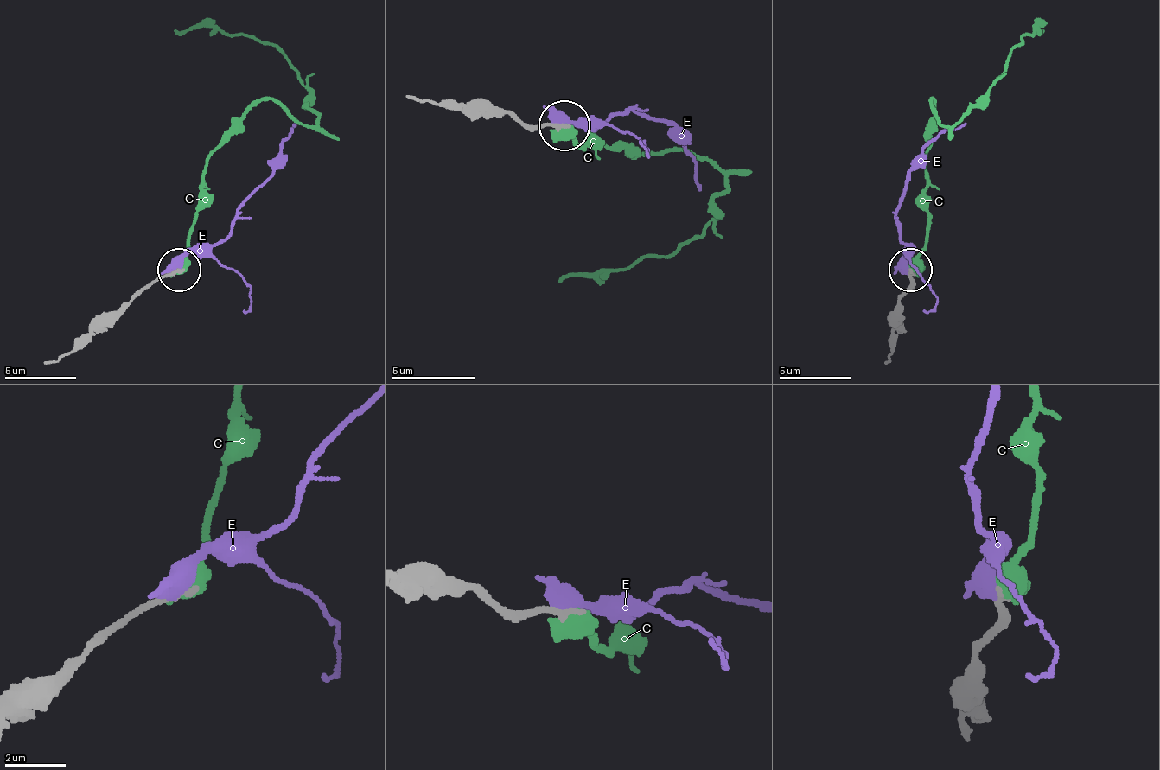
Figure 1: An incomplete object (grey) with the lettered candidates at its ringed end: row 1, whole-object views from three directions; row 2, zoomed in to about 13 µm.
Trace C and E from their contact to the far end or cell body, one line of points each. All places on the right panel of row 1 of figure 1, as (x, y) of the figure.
C: (911, 270), (929, 224), (926, 155), (933, 101), (943, 127), (972, 105), (1037, 26), (1044, 33)
E: (908, 270), (908, 252), (900, 238), (896, 209), (904, 181), (933, 141), (965, 123)

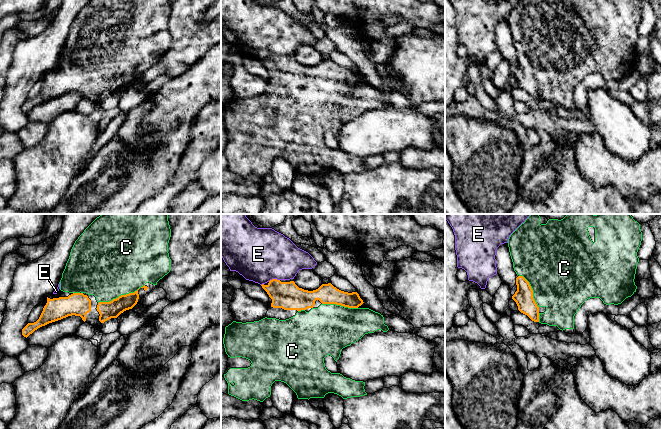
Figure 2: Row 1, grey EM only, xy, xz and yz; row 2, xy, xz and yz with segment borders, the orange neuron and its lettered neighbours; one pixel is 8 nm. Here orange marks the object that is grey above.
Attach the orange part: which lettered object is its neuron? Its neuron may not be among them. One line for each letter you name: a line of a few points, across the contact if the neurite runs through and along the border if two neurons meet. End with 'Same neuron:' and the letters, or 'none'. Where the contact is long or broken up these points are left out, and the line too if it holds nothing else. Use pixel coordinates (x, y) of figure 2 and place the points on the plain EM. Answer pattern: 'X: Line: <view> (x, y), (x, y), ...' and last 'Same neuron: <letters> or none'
Same neuron: C

